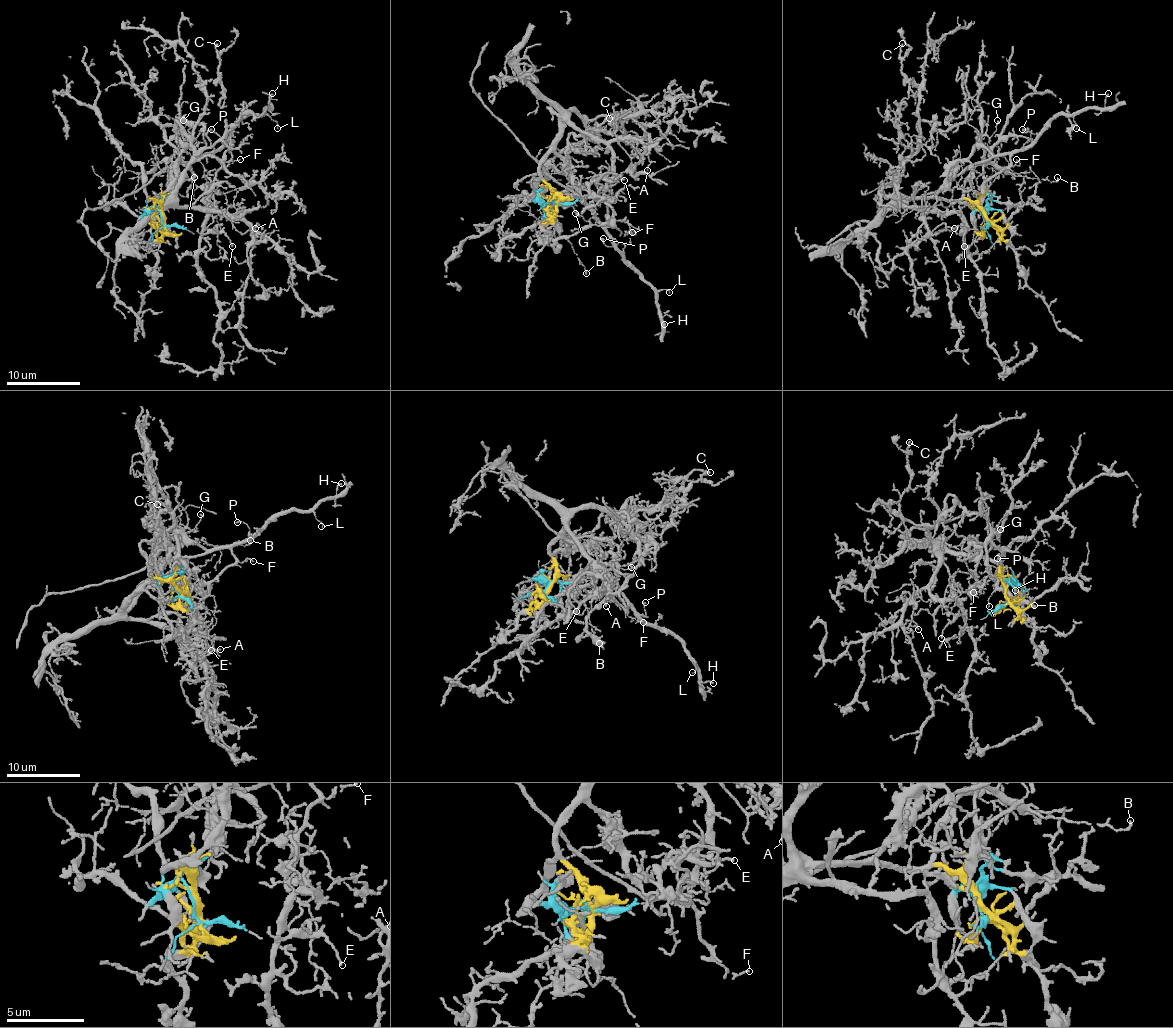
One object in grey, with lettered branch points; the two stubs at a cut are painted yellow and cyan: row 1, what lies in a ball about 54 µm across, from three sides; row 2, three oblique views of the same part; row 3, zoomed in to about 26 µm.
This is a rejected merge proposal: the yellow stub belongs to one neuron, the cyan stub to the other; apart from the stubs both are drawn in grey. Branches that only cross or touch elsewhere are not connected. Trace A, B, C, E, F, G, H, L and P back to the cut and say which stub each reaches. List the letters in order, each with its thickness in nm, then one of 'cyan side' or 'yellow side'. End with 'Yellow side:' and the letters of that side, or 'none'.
A: calibre 140 nm; yellow side
B: calibre 160 nm; cyan side
C: calibre 150 nm; yellow side
E: calibre 80 nm; yellow side
F: calibre 110 nm; cyan side
G: calibre 160 nm; cyan side
H: calibre 150 nm; cyan side
L: calibre 80 nm; cyan side
P: calibre 130 nm; cyan side
Yellow side: A, C, E

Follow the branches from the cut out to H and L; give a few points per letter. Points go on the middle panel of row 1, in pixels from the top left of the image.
H: (554, 200), (549, 202), (558, 204), (560, 199), (575, 197), (590, 210), (654, 291), (664, 325)
L: (554, 200), (549, 202), (558, 204), (560, 199), (575, 197), (582, 202), (621, 256), (640, 275), (669, 291)

